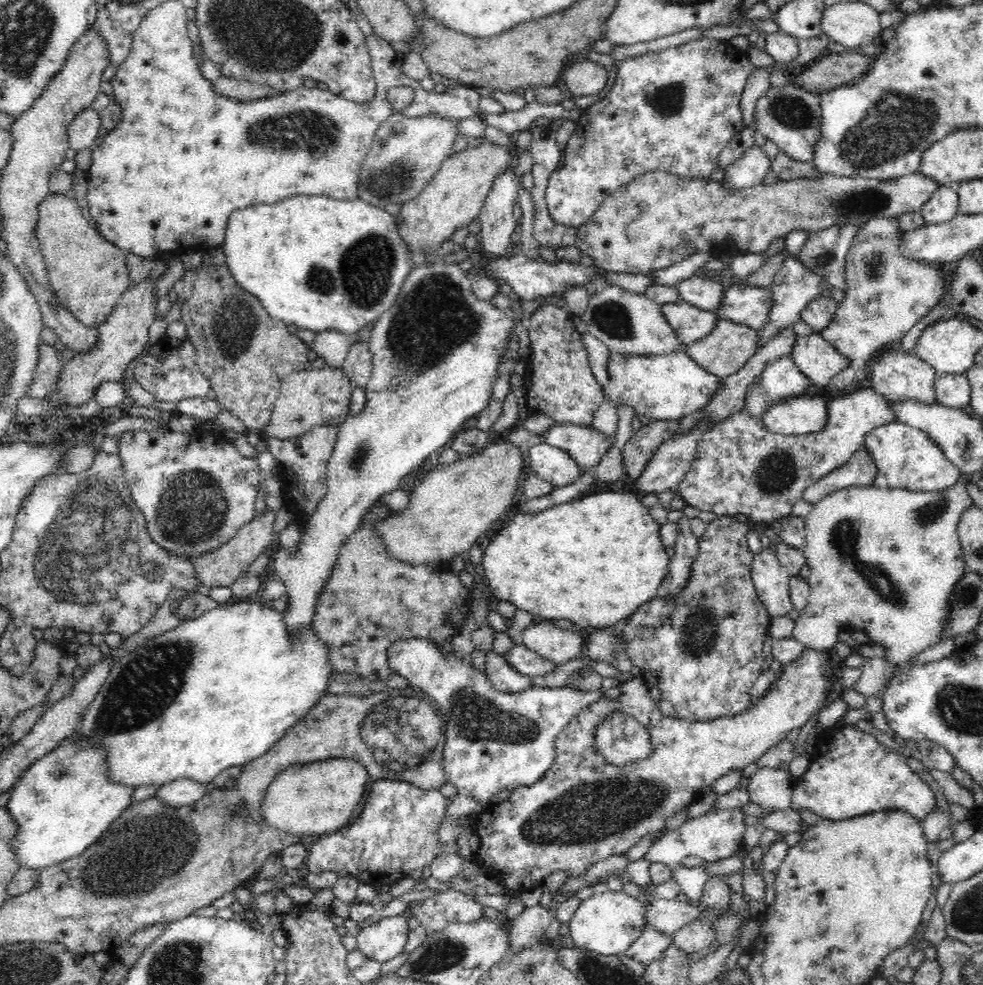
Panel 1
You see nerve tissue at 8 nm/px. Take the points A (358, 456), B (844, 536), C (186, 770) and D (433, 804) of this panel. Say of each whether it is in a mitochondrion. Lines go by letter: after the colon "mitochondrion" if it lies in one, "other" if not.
A: mitochondrion
B: mitochondrion
C: other
D: other

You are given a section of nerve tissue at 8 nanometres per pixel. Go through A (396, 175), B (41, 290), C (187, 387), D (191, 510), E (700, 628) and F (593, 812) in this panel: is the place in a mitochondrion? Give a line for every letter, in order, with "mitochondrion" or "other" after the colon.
A: mitochondrion
B: other
C: other
D: mitochondrion
E: mitochondrion
F: mitochondrion

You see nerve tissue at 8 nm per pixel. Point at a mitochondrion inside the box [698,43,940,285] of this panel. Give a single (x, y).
(847, 205)

